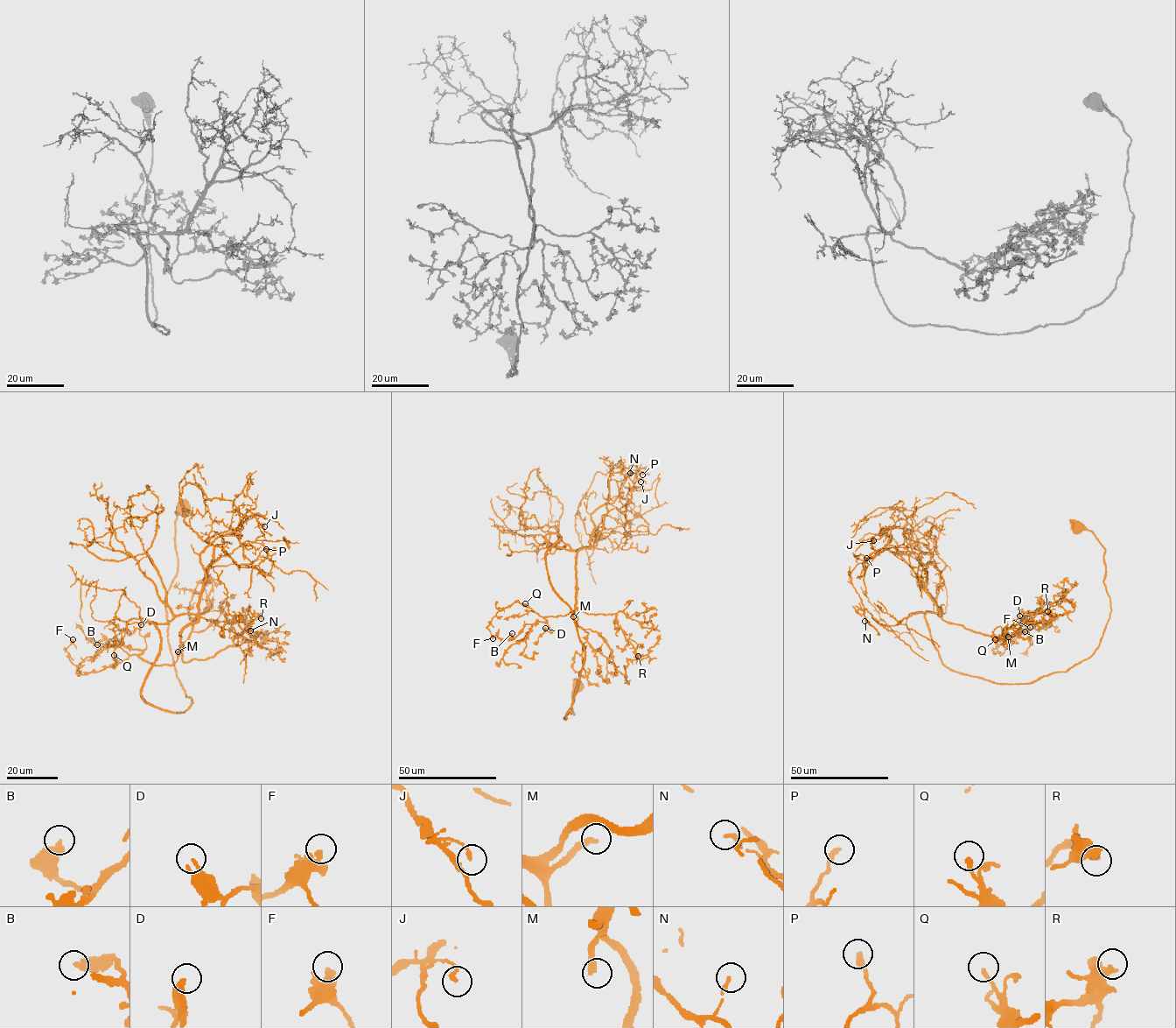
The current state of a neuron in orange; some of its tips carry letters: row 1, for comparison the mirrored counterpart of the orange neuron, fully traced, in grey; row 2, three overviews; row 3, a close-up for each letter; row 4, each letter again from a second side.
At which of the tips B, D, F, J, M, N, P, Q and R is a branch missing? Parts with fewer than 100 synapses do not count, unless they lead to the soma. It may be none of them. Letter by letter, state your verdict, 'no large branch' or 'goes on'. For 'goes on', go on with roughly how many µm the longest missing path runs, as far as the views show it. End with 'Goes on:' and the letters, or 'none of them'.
B: no large branch
D: no large branch
F: no large branch
J: no large branch
M: goes on; missing 80 µm
N: no large branch
P: no large branch
Q: no large branch
R: no large branch
Goes on: M

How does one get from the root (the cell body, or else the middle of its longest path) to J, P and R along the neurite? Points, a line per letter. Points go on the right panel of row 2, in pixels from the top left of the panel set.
J: (1078, 528), (1104, 549), (1109, 618), (1028, 683), (949, 670), (942, 609), (890, 529), (873, 540)
P: (1078, 528), (1104, 549), (1109, 618), (1089, 657), (1028, 683), (949, 670), (917, 573), (893, 545), (866, 558)
R: (1078, 528), (1104, 549), (1111, 612), (1066, 671), (951, 671), (925, 618), (1003, 638), (1066, 614), (1047, 611)

